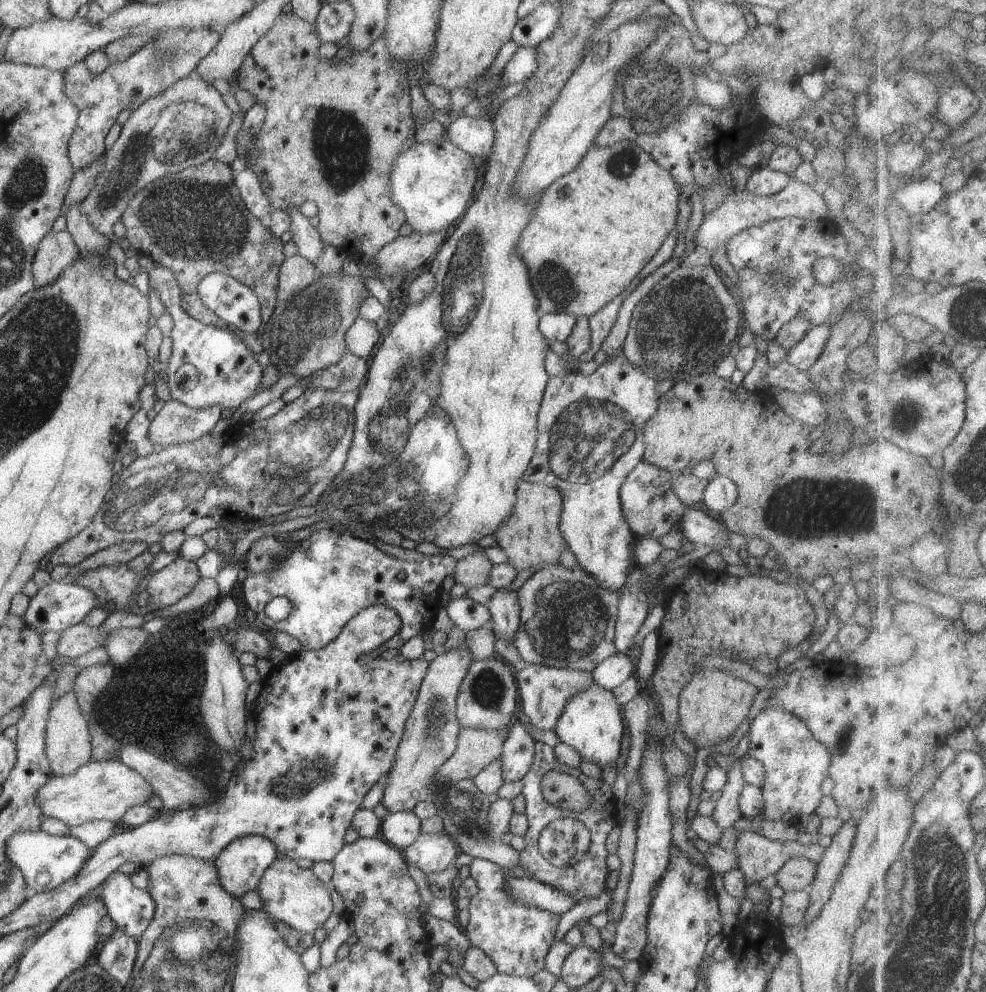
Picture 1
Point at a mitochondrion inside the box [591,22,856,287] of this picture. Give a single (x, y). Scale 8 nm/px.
(657, 86)

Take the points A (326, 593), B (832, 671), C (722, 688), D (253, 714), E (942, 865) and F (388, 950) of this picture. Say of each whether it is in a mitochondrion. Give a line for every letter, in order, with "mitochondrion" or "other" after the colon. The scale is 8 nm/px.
A: other
B: other
C: other
D: other
E: mitochondrion
F: other

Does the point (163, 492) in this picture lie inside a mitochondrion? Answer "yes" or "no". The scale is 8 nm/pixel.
yes

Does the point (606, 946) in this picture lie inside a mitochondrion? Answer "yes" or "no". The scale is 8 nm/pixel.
no

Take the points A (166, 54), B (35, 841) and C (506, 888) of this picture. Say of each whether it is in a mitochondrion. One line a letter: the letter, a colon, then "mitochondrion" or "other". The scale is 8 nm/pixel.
A: mitochondrion
B: other
C: other

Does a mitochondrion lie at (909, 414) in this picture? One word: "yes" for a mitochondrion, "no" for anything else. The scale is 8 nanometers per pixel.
yes

